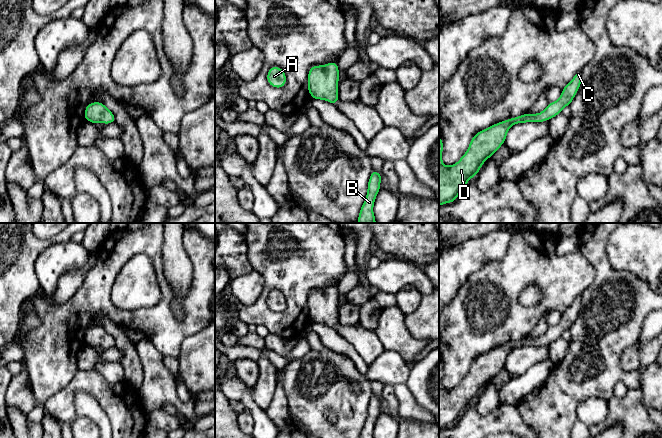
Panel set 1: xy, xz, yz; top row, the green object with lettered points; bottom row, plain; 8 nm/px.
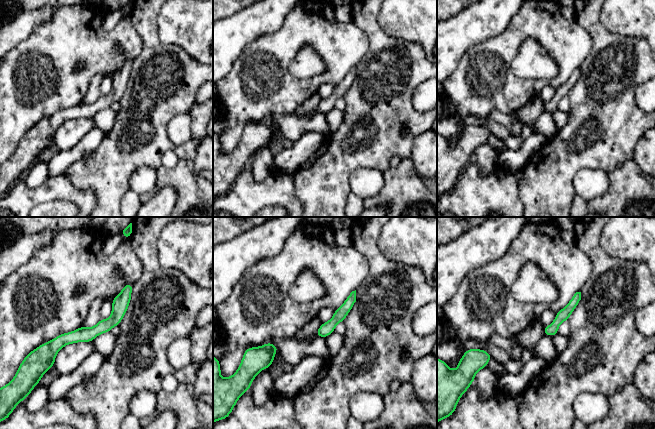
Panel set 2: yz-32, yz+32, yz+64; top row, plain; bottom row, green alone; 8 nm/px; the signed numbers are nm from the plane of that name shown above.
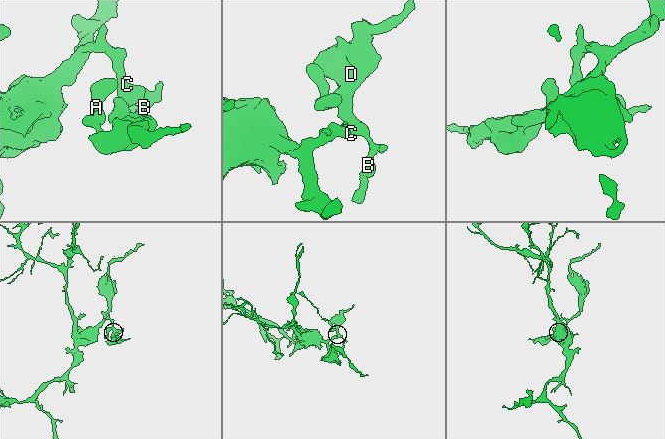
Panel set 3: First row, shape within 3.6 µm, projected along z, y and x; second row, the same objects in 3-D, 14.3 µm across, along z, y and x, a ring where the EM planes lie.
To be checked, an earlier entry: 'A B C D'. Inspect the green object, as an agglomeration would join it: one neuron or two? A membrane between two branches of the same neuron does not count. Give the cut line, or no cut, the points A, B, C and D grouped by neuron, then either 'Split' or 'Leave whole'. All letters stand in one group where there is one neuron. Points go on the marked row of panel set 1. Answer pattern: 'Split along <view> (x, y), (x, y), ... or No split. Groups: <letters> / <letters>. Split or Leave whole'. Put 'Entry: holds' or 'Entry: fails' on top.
Entry: holds
No split. Groups: A B C D. Leave whole

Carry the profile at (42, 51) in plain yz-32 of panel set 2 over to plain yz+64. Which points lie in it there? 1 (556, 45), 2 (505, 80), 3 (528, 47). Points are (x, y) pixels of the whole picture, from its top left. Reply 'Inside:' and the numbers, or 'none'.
Inside: 1, 2

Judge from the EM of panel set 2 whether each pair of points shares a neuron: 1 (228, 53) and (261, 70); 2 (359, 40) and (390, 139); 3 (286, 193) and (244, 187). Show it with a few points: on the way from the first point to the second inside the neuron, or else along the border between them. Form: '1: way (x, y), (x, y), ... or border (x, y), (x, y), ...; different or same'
1: border (253, 41), (245, 46), (230, 70), (223, 77); different
2: border (363, 31), (368, 40), (368, 49), (356, 66); different
3: way (276, 193), (254, 193); same

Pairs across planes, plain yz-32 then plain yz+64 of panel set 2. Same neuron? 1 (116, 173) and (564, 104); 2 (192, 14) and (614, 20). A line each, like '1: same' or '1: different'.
1: different
2: same

